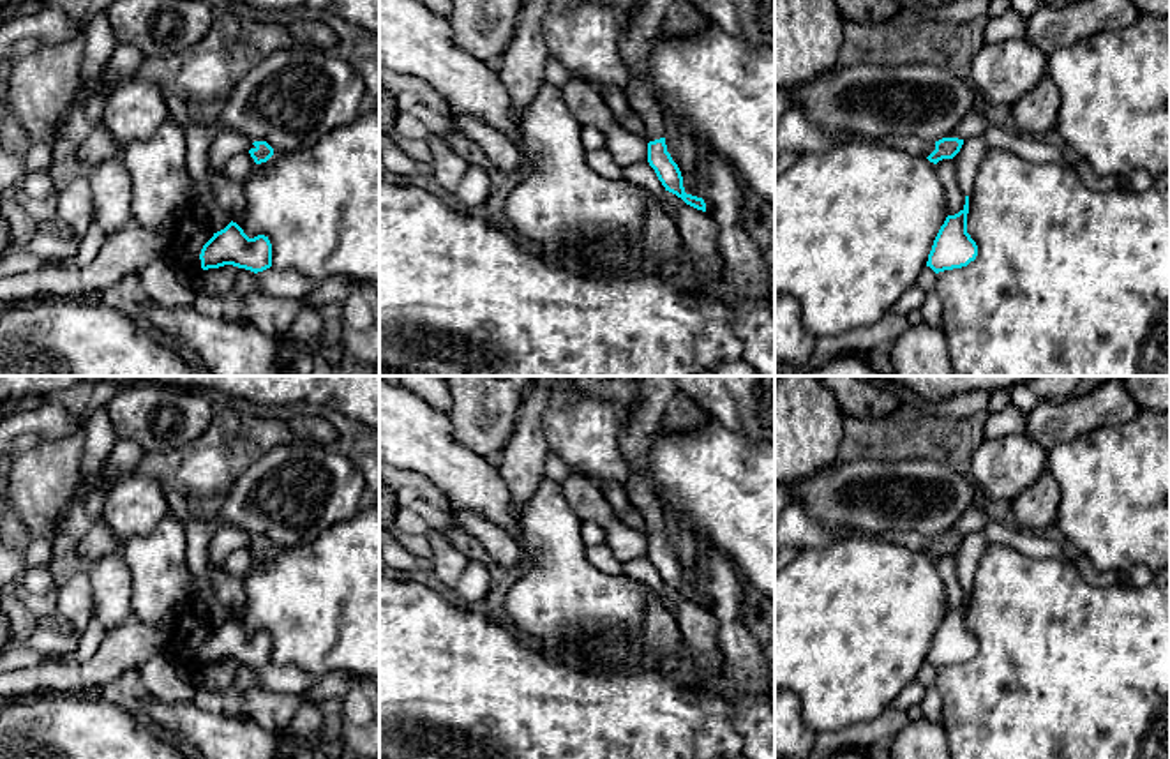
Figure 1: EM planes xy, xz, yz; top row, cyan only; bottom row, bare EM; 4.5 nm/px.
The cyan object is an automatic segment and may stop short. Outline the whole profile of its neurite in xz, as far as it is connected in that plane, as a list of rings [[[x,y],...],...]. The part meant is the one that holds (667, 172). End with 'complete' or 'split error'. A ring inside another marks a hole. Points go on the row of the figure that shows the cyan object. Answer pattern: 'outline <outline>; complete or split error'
outline [[[635,0],[630,18],[619,37],[619,55],[628,67],[632,79],[625,90],[626,102],[642,124],[642,136],[648,141],[648,162],[655,169],[665,191],[681,198],[686,205],[706,212],[702,198],[685,192],[683,177],[665,145],[664,113],[658,108],[651,85],[646,79],[651,42],[674,0]]]; split error

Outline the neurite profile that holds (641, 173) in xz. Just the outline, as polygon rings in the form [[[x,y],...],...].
[[[648,161],[623,168],[623,173],[625,173],[625,180],[628,180],[630,184],[641,185],[644,191],[648,191],[656,199],[660,199],[667,214],[672,217],[672,208],[665,199],[665,187],[662,185],[655,169],[649,166]]]

